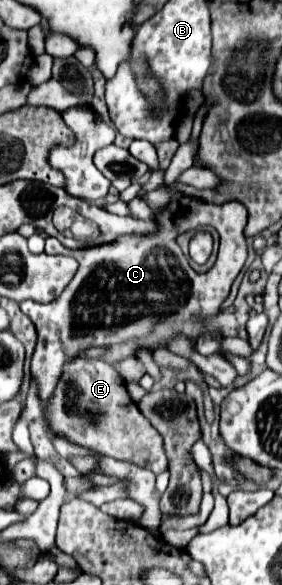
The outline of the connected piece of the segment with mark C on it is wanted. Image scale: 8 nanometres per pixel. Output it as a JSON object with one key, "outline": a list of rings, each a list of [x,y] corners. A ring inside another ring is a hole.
{"outline":[[[175,194],[175,196],[179,196],[179,208],[171,208],[171,206],[163,208],[163,212],[157,214],[159,232],[153,232],[151,236],[121,236],[115,244],[91,246],[91,248],[81,248],[81,250],[69,250],[57,238],[47,238],[45,254],[73,256],[79,262],[79,270],[73,276],[73,280],[69,282],[69,286],[65,288],[65,292],[61,296],[57,296],[53,302],[49,302],[49,304],[39,304],[33,300],[21,302],[21,310],[31,318],[31,322],[37,328],[37,346],[31,356],[31,374],[35,376],[35,380],[39,384],[39,394],[43,400],[51,396],[51,392],[61,376],[63,362],[77,356],[79,350],[83,350],[87,346],[105,348],[109,344],[137,340],[139,336],[149,334],[153,330],[153,326],[157,324],[159,316],[165,316],[165,312],[177,312],[175,316],[171,316],[171,320],[213,316],[215,310],[219,310],[221,302],[229,296],[231,284],[247,260],[247,242],[243,236],[243,228],[247,224],[245,206],[237,200],[235,202],[231,200],[225,204],[209,204],[199,198],[187,198],[183,194]],[[201,224],[213,226],[221,236],[219,256],[217,256],[213,268],[207,270],[205,274],[197,274],[187,264],[187,258],[183,256],[183,252],[175,240],[183,230],[189,230],[189,228],[201,226]]]}

